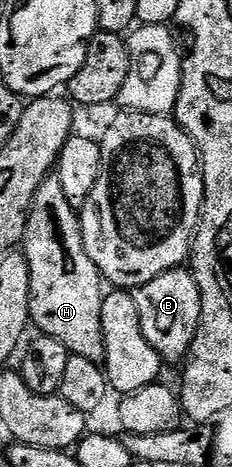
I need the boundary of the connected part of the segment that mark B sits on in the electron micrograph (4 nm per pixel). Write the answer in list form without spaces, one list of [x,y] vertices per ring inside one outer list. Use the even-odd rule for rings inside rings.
[[[177,268],[162,272],[162,276],[154,276],[154,280],[135,287],[131,295],[138,304],[142,336],[150,340],[150,348],[154,348],[165,363],[183,363],[189,357],[200,323],[200,293],[191,269]]]

